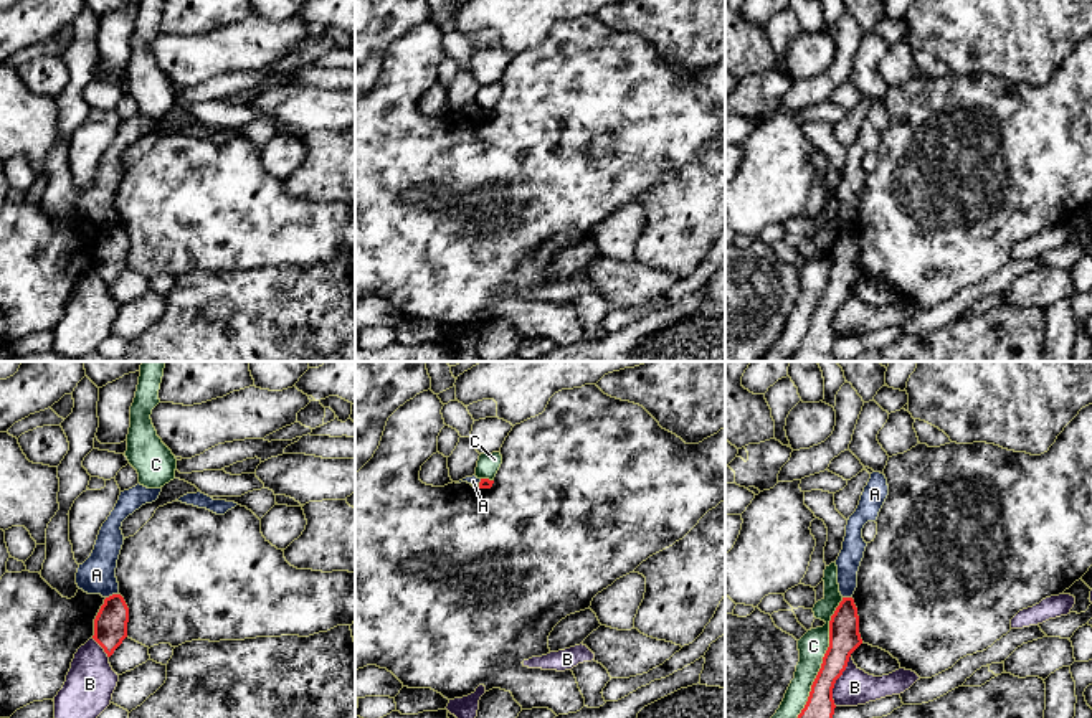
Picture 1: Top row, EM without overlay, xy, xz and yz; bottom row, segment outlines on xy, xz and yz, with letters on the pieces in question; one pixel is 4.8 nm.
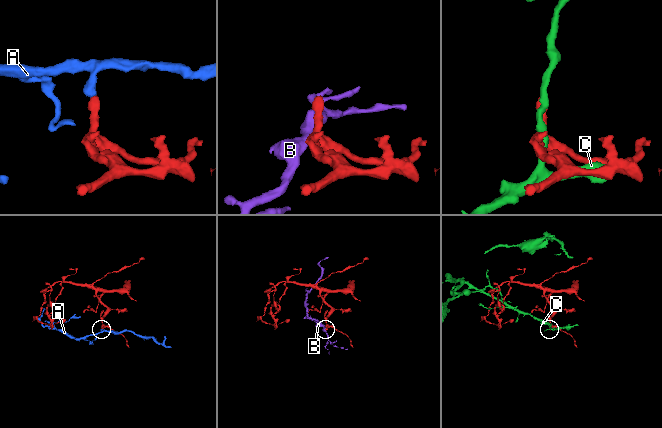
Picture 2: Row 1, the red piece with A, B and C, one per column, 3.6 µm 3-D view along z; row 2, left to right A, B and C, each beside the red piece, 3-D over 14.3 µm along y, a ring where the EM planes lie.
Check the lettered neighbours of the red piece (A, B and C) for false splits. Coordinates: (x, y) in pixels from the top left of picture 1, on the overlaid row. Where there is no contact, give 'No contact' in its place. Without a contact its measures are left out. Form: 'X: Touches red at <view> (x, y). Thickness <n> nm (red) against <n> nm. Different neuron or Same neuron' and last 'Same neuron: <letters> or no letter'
A: Touches red at xy (113, 595). Thickness 160 nm (red) against 180 nm. Different neuron
B: Touches red at yz (836, 679). Thickness 150 nm (red) against 180 nm. Different neuron
C: Touches red at yz (823, 657). Thickness 150 nm (red) against 140 nm. Different neuron
Same neuron: no letter

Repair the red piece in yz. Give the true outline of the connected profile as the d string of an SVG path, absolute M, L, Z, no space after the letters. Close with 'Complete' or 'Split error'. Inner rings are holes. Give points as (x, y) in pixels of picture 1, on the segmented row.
M843 598L829 621L829 647L798 718L833 718L836 708L834 683L861 644L857 607L852 598Z. Complete

